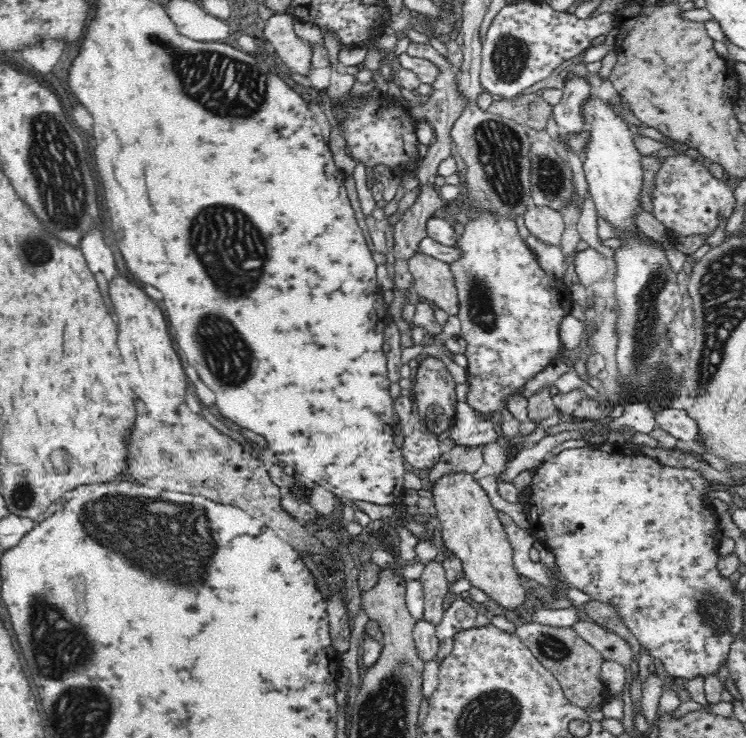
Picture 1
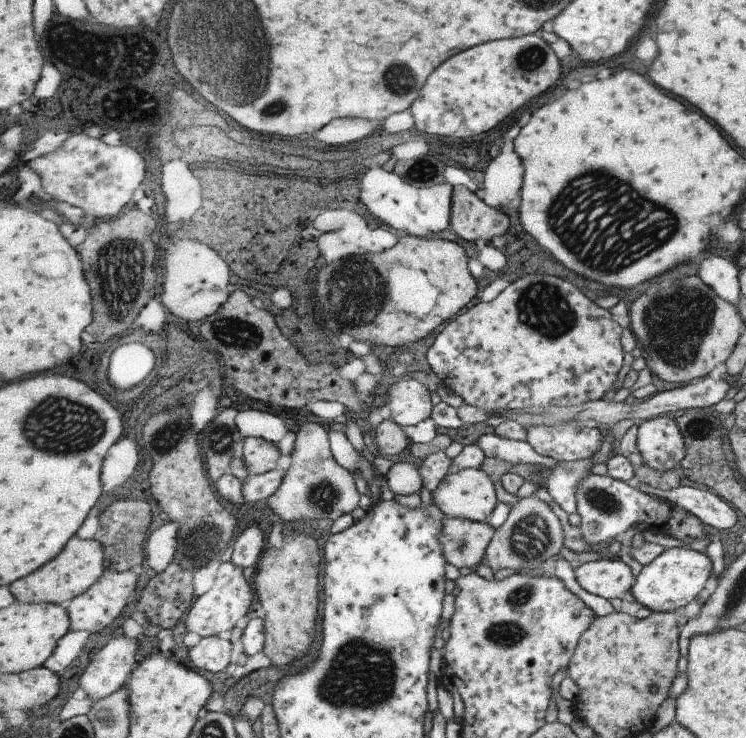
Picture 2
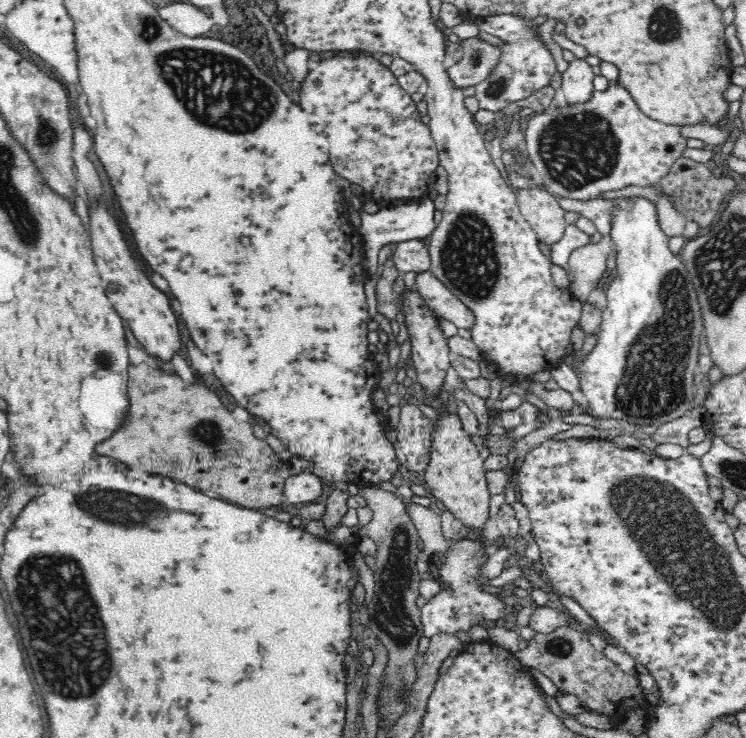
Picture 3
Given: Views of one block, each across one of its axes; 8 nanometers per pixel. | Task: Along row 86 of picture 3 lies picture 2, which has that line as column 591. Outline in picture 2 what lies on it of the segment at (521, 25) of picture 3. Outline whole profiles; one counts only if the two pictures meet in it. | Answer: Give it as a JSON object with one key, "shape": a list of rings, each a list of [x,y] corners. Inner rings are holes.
{"shape":[[[589,475],[583,479],[576,490],[578,500],[577,513],[581,517],[582,536],[585,543],[602,543],[607,540],[615,540],[619,534],[623,534],[631,528],[631,525],[644,524],[645,529],[650,532],[667,534],[689,543],[691,538],[704,538],[701,532],[703,525],[700,520],[689,514],[684,508],[666,502],[659,502],[651,498],[649,494],[641,492],[633,482],[613,479],[610,475],[596,476]]]}

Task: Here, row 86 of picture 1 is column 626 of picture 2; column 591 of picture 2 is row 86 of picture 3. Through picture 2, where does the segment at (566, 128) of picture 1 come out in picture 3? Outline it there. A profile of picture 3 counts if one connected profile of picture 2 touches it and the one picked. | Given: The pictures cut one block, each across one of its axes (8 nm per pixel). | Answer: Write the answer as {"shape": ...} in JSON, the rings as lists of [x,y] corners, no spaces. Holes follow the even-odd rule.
{"shape":[[[585,58],[569,62],[568,68],[561,73],[561,86],[568,103],[586,102],[595,92],[593,88],[592,65]]]}

